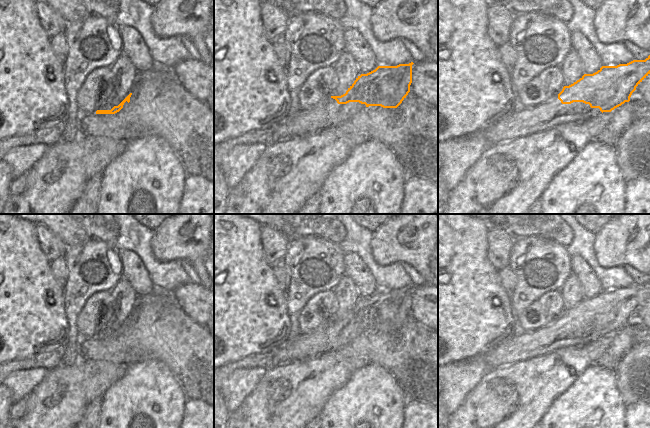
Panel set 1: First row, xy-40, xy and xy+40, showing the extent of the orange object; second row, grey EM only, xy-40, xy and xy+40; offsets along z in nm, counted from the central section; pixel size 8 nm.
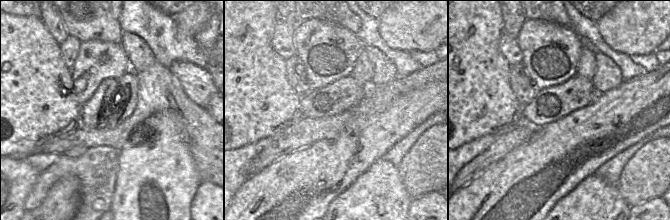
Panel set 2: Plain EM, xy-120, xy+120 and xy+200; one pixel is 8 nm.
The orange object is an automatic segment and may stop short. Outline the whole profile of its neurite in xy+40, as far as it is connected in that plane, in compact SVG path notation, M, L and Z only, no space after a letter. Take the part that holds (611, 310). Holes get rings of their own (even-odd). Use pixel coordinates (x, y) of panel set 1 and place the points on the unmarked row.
M650 279L645 284L633 284L627 288L617 290L602 290L593 298L584 298L579 304L569 310L564 310L562 315L551 324L533 332L517 332L510 336L505 342L495 346L482 358L489 369L501 368L515 362L529 360L537 356L545 356L561 348L569 346L583 346L597 338L611 336L625 326L630 325L636 311L650 298Z

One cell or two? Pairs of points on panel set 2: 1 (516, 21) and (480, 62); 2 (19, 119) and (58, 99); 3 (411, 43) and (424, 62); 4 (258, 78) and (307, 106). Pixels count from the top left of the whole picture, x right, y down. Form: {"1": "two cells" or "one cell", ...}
{"1": "two cells", "2": "one cell", "3": "two cells", "4": "two cells"}

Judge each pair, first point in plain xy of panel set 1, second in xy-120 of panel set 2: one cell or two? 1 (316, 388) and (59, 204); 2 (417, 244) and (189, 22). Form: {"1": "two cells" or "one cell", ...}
{"1": "one cell", "2": "one cell"}

